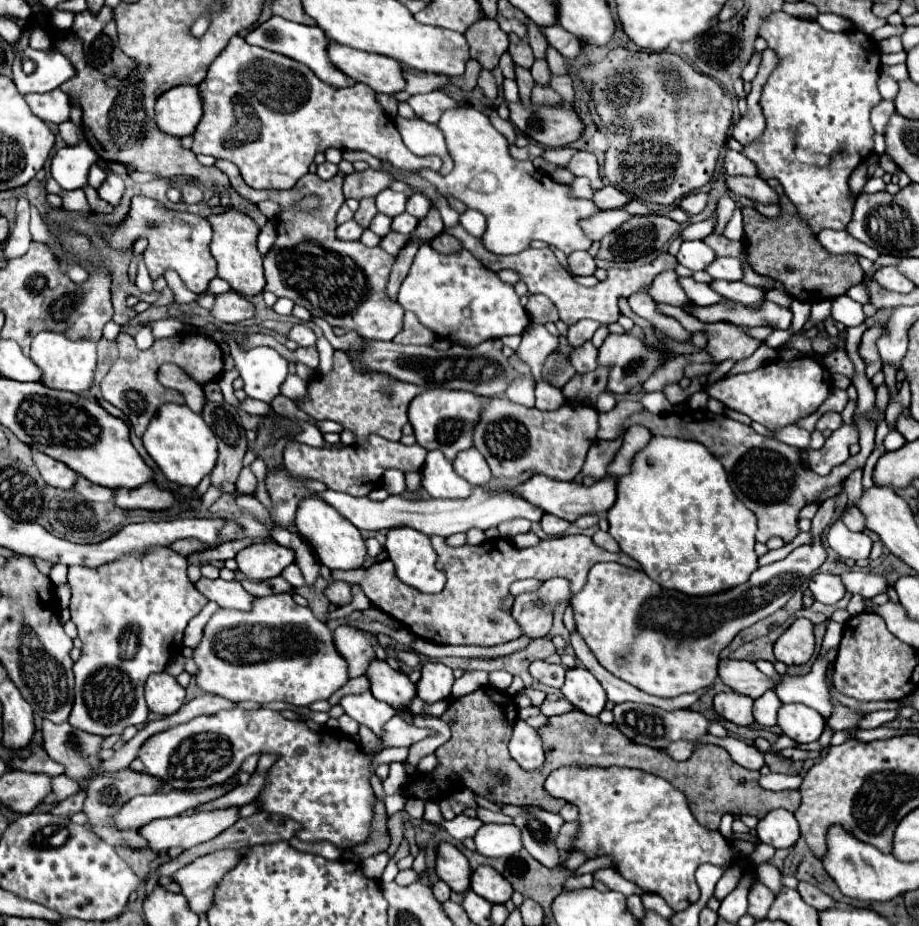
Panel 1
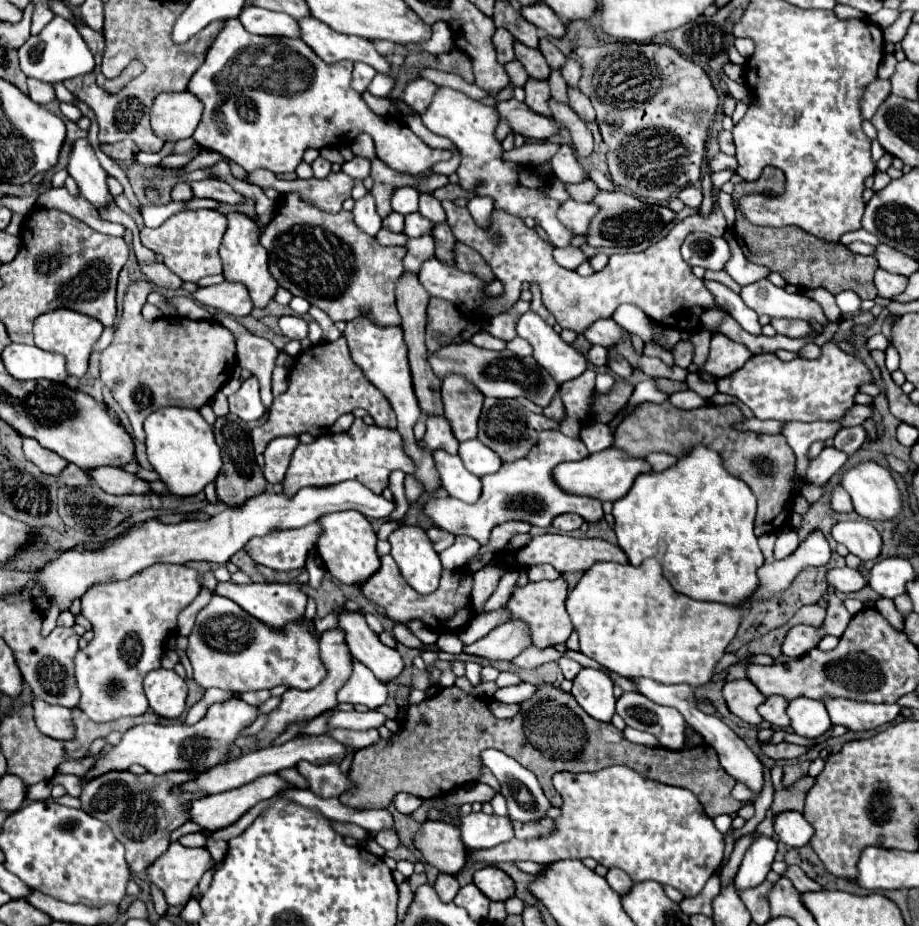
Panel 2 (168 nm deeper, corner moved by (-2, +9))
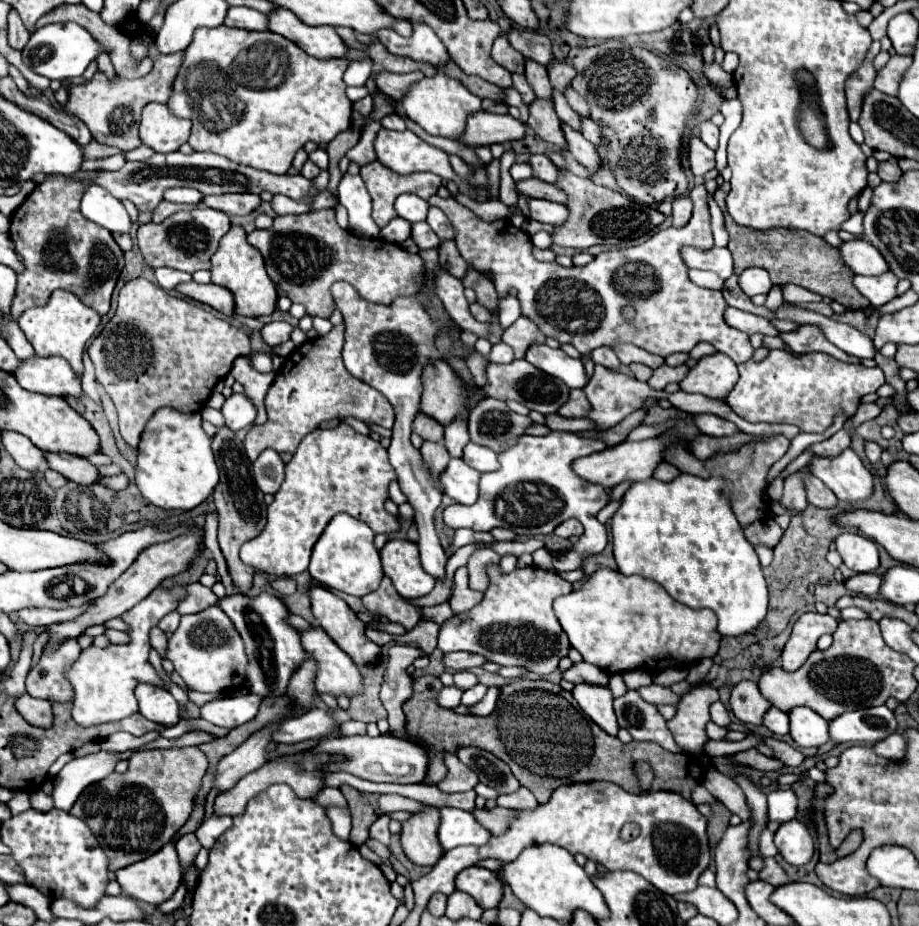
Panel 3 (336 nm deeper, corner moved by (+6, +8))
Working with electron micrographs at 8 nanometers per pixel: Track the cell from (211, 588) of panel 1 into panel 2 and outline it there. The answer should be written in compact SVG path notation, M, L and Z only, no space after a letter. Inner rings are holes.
M219 582L215 588L215 594L231 598L237 602L245 612L251 616L257 616L261 622L273 626L273 628L283 628L285 622L299 620L305 614L305 604L307 596L303 592L303 584L233 584L233 582Z

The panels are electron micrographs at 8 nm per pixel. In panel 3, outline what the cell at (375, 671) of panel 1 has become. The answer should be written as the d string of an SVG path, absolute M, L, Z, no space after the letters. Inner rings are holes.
M315 581L309 583L307 591L309 591L309 597L311 597L311 607L313 607L313 615L315 615L317 623L325 629L325 633L327 633L355 663L367 665L367 663L373 663L373 661L381 655L381 647L365 637L365 623L349 609L349 605L347 605L341 597L337 597L337 595L331 593L327 587L323 587L323 585L315 583Z

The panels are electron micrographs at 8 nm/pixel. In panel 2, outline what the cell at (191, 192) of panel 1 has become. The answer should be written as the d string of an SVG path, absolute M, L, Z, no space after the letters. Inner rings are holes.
M215 178L191 182L189 186L193 190L193 196L197 196L197 198L213 198L213 200L227 202L227 204L239 204L245 200L241 194L237 194L233 188L229 188L229 184L215 180Z

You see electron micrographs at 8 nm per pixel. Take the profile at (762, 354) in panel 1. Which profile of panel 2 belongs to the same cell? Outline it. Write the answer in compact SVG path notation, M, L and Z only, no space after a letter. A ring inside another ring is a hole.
M703 280L703 284L705 284L705 288L709 292L713 292L717 306L721 306L725 312L729 312L749 334L755 334L755 336L761 334L761 326L757 322L757 314L741 300L739 294L735 294L725 284L715 282L715 280Z

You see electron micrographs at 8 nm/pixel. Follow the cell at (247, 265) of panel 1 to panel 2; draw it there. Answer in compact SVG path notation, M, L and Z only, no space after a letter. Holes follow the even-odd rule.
M229 212L227 214L227 230L225 230L223 240L221 240L219 256L223 260L223 276L225 276L225 280L229 280L229 282L241 282L243 286L247 286L253 304L257 308L263 308L273 298L273 294L275 294L275 290L277 290L279 284L269 274L267 252L259 244L259 234L261 234L259 226L249 216L245 216L241 212Z

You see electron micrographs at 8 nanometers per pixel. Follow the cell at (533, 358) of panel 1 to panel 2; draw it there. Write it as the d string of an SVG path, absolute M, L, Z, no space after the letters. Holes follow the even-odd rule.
M513 338L511 342L507 342L507 348L515 354L515 356L531 356L533 354L533 346L525 340L525 338Z

